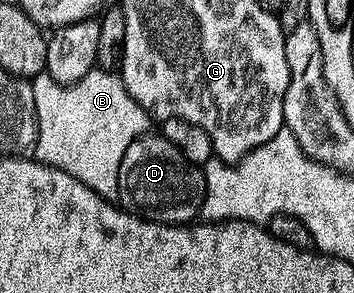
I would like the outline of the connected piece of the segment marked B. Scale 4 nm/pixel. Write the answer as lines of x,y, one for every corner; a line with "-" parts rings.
100,67
93,68
73,85
60,85
50,73
46,72
32,78
31,84
37,112
36,160
53,169
67,171
67,175
79,179
79,183
91,187
91,191
95,191
100,197
116,198
119,167
123,163
123,155
127,155
127,147
131,147
131,143
135,143
137,137
146,136
150,132
151,114
129,94
116,72

